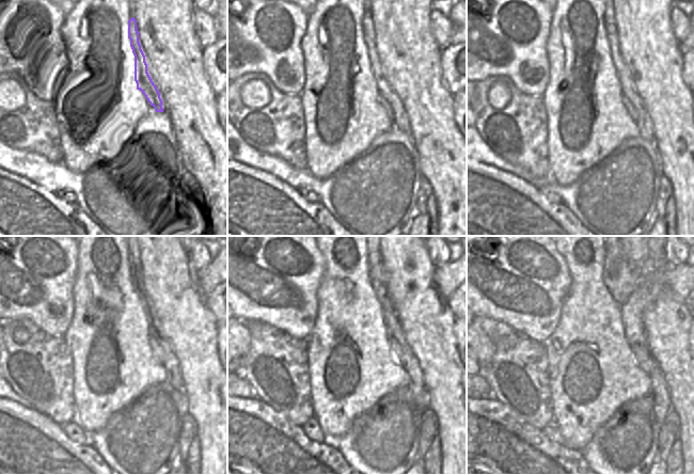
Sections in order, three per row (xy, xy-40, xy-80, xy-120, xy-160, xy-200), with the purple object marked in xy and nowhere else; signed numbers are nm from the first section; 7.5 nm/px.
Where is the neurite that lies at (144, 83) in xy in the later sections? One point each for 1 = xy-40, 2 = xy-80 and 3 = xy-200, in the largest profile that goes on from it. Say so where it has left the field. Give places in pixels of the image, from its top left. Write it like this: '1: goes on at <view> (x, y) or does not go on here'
1: goes on at xy-40 (400, 121)
2: goes on at xy-80 (645, 126)
3: goes on at xy-200 (660, 393)

